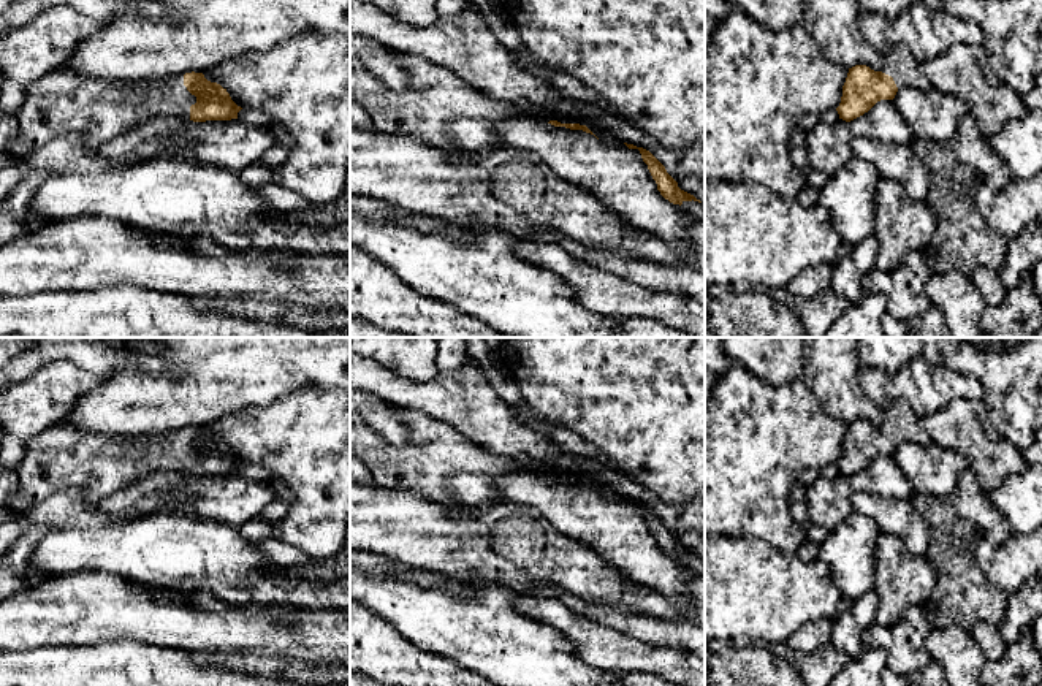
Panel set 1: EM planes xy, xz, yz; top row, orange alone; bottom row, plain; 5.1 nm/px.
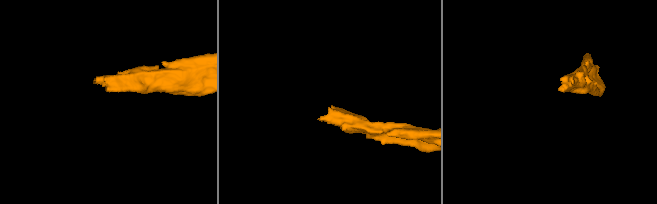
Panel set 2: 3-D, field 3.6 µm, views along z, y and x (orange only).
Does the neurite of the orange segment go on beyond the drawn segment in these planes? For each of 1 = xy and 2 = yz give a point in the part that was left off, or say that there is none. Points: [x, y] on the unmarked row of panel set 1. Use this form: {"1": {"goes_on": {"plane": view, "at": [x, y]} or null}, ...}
{"1": {"goes_on": {"plane": "xy", "at": [59, 458]}}, "2": {"goes_on": {"plane": "yz", "at": [901, 420]}}}

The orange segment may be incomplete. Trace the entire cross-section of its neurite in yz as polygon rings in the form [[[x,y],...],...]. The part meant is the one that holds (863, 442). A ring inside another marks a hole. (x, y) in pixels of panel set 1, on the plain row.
[[[898,399],[887,409],[880,426],[874,426],[866,420],[849,423],[841,458],[836,463],[839,474],[850,477],[868,467],[877,456],[893,455],[903,442],[931,444],[920,417],[906,399]]]

